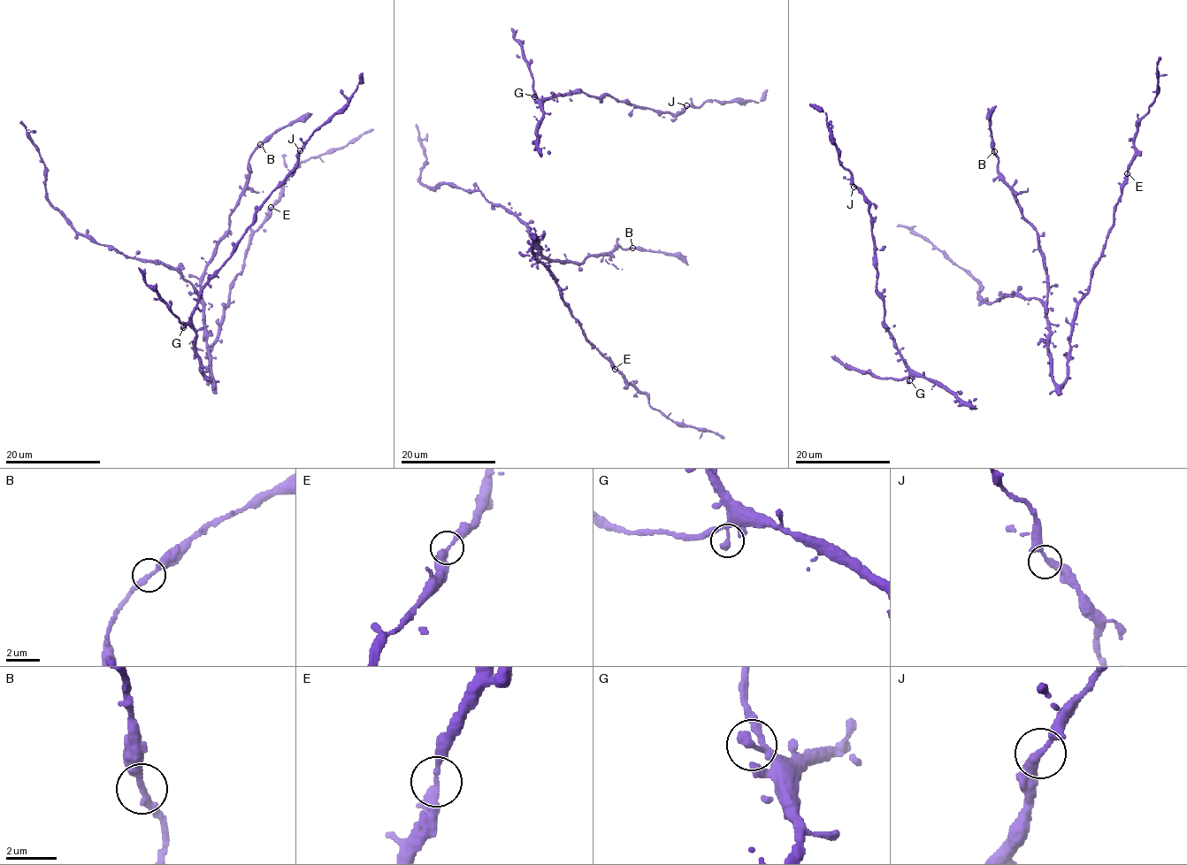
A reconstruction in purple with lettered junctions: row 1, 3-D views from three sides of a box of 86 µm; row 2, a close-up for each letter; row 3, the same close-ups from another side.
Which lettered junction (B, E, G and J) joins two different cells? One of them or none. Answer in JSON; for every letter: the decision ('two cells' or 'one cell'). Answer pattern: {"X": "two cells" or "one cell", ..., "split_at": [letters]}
{"B": "one cell", "E": "one cell", "G": "one cell", "J": "one cell", "split_at": []}

